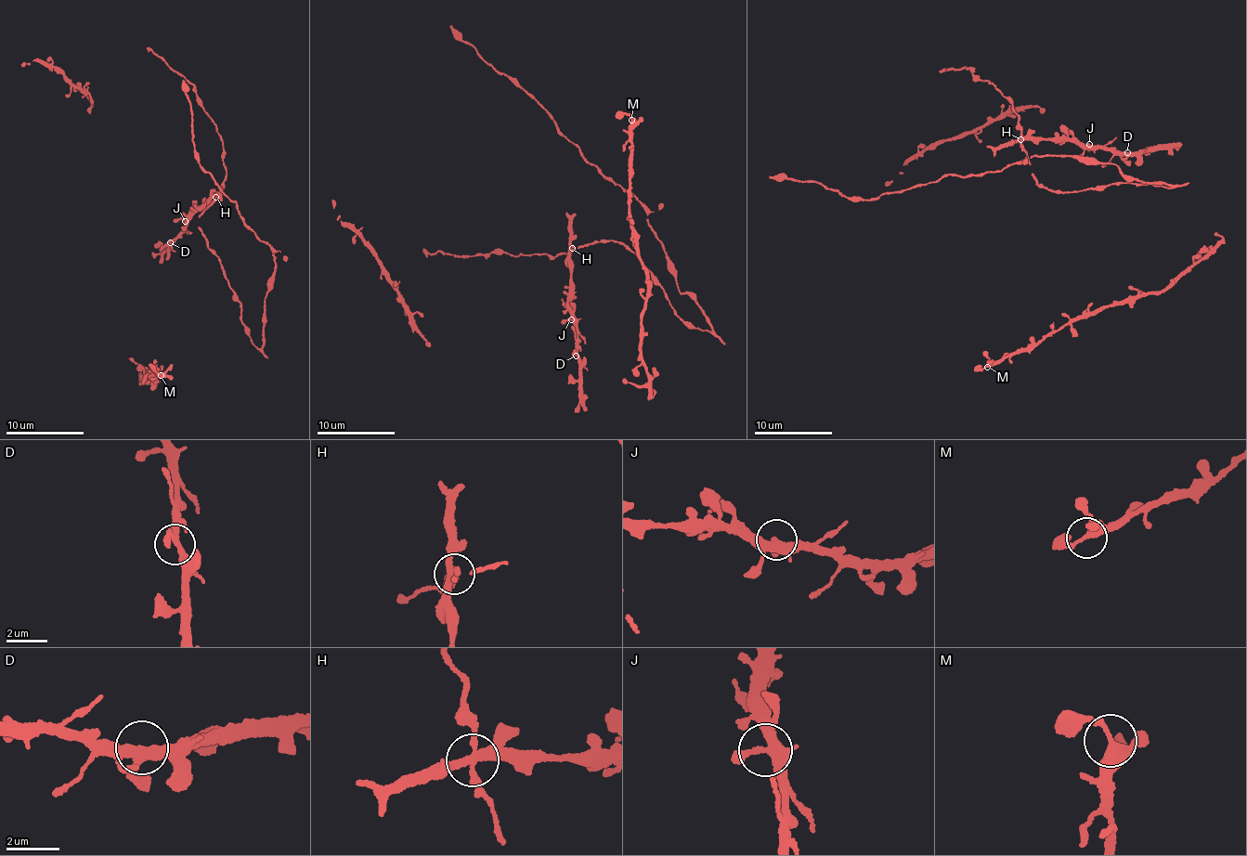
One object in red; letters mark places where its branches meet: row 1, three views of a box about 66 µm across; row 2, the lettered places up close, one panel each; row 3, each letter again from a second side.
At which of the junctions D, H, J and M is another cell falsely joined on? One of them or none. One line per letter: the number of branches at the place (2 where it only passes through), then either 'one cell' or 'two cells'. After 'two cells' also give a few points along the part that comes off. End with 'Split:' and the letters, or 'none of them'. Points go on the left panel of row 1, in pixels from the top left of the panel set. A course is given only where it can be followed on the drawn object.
D: branches 4; one cell
H: branches 4; one cell
J: branches 4; one cell
M: branches 4; one cell
Split: none of them

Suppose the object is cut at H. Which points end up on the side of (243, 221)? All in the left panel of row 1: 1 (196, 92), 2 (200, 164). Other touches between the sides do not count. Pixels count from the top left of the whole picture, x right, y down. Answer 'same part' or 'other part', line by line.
1: other part
2: same part

